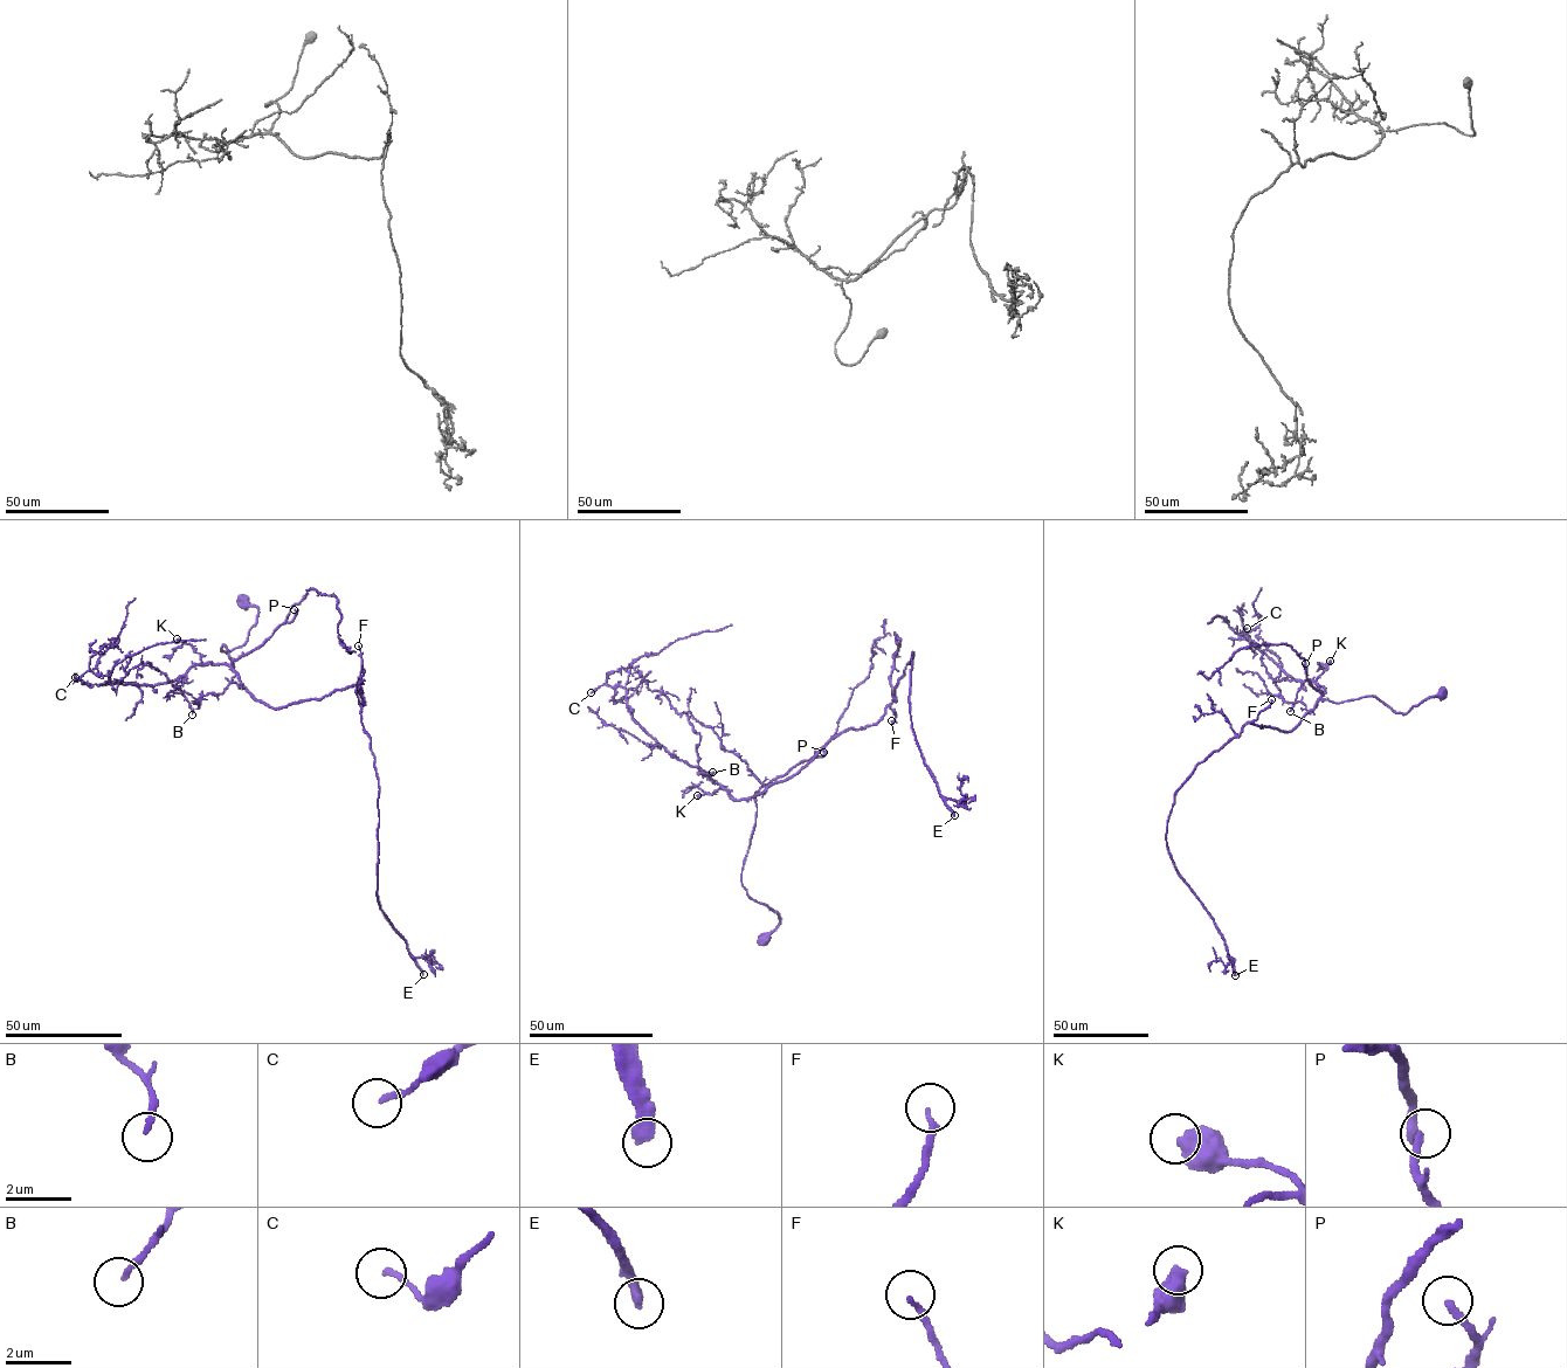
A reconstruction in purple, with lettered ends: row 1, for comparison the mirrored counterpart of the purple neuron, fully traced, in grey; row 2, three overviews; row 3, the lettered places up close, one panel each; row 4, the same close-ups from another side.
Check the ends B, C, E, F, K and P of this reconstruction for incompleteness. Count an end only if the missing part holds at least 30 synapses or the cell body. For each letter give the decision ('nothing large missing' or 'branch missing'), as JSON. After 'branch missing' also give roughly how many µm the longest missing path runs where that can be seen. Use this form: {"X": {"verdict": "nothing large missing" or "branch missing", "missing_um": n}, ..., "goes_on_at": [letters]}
{"B": {"verdict": "nothing large missing"}, "C": {"verdict": "nothing large missing"}, "E": {"verdict": "branch missing", "missing_um": 60}, "F": {"verdict": "branch missing", "missing_um": 60}, "K": {"verdict": "nothing large missing"}, "P": {"verdict": "branch missing", "missing_um": 80}, "goes_on_at": ["E", "F", "P"]}

